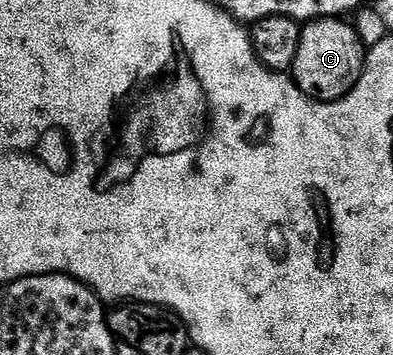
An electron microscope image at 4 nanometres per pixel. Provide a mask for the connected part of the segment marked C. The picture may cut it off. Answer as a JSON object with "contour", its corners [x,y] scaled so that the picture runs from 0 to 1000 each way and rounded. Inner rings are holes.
{"contour":[[[819,45],[766,70],[768,104],[748,166],[743,223],[774,268],[799,282],[865,282],[921,217],[936,135],[921,127],[908,85],[880,62],[855,45]]]}

